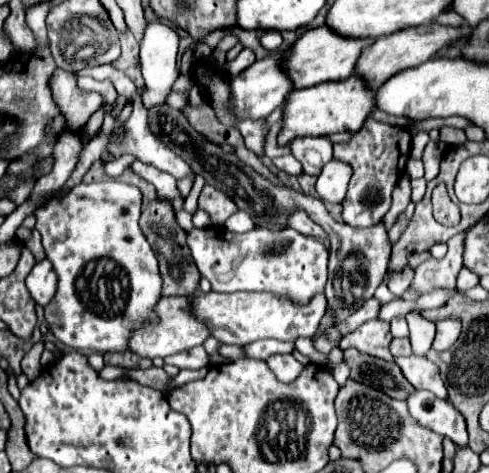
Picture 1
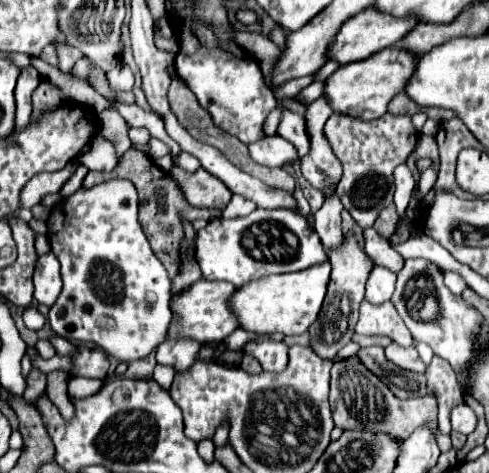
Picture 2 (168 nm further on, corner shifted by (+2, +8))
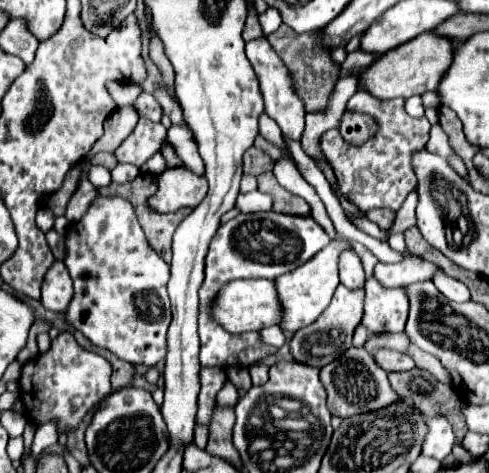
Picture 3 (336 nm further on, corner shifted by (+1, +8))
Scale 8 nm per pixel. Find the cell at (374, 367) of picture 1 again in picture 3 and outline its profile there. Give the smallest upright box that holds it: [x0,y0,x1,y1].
[389,368,467,444]

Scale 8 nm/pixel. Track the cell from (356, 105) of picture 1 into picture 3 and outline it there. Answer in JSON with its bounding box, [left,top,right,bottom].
[359,32,453,100]

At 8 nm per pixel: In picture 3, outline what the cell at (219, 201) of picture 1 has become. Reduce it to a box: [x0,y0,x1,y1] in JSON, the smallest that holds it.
[149,168,207,212]

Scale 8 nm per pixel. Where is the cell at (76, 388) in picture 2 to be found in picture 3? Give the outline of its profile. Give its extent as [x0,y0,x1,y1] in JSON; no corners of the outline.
[31,420,59,457]

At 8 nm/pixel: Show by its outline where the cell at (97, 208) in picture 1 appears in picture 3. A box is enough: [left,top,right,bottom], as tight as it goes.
[65,196,171,366]

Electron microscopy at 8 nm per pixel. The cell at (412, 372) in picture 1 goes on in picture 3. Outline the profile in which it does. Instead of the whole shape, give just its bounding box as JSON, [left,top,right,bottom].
[375,348,415,372]

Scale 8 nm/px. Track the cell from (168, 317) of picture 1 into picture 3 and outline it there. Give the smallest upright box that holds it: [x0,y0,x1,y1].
[211,280,281,334]

